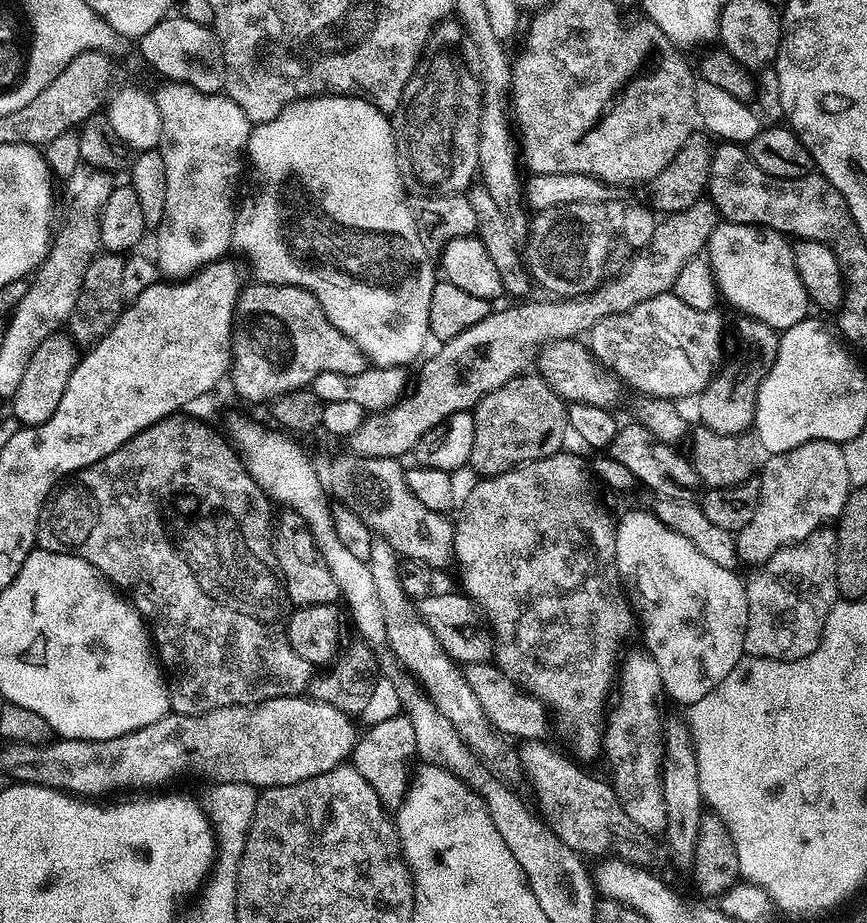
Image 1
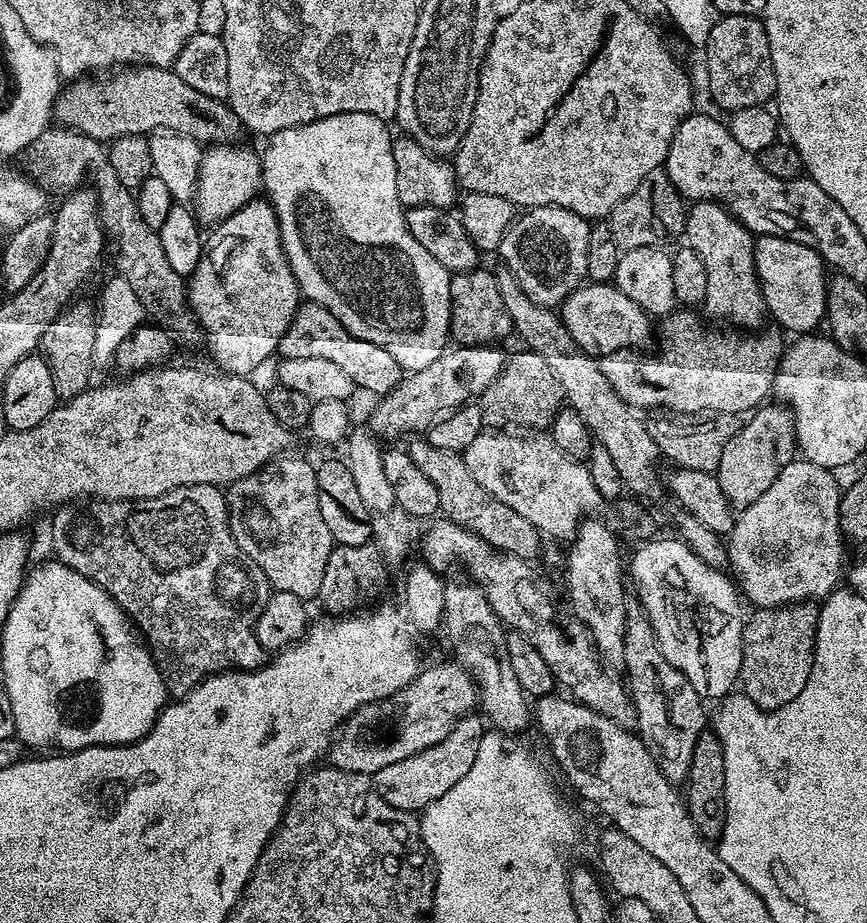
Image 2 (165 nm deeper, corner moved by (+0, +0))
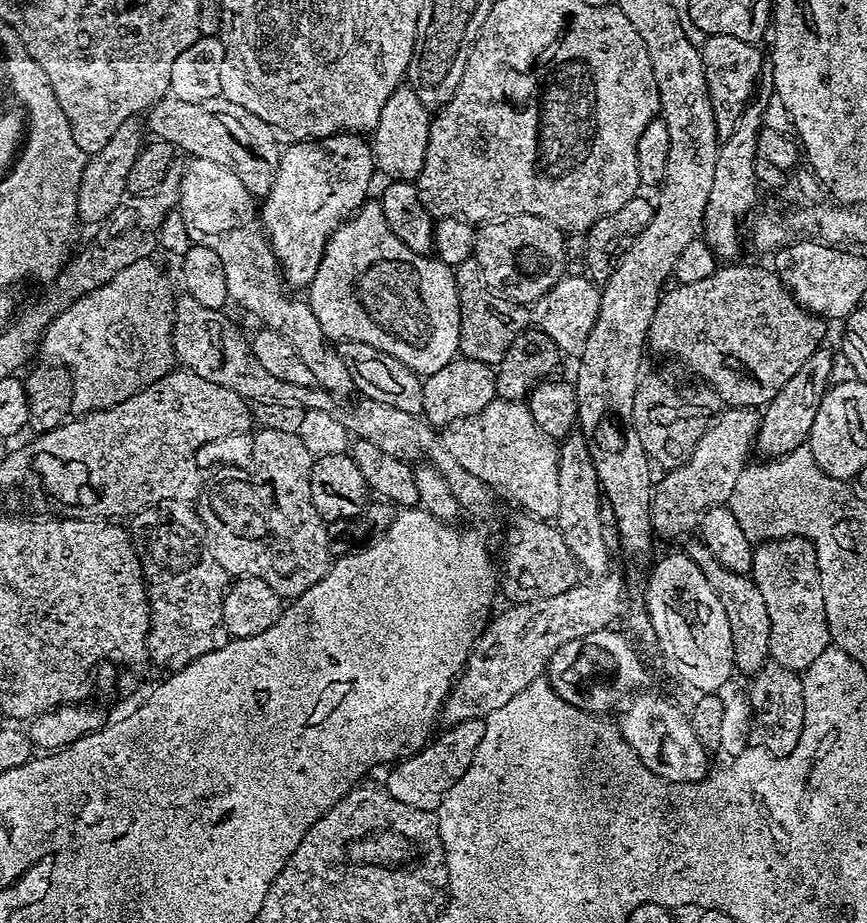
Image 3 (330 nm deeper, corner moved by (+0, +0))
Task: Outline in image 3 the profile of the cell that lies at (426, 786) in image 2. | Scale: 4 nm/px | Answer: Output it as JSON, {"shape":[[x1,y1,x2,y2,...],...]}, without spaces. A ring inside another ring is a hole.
{"shape":[[467,720,443,730,445,732,440,737,437,735,420,751,404,757,387,769,388,777,382,780,382,784,387,788,390,798,398,798,398,802,414,806,414,810,435,812,440,807,442,798,446,798,450,786,454,786,454,782,466,774,470,762,474,762,474,750,478,750,478,742,482,742,483,720]]}

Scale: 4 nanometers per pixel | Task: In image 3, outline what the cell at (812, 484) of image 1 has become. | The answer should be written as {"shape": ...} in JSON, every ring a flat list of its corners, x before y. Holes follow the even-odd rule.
{"shape":[[787,535,783,540,765,539,752,553,753,582,762,593,770,614,771,663,803,674,823,651,830,647,826,606,822,602,822,578,816,551,803,536]]}

